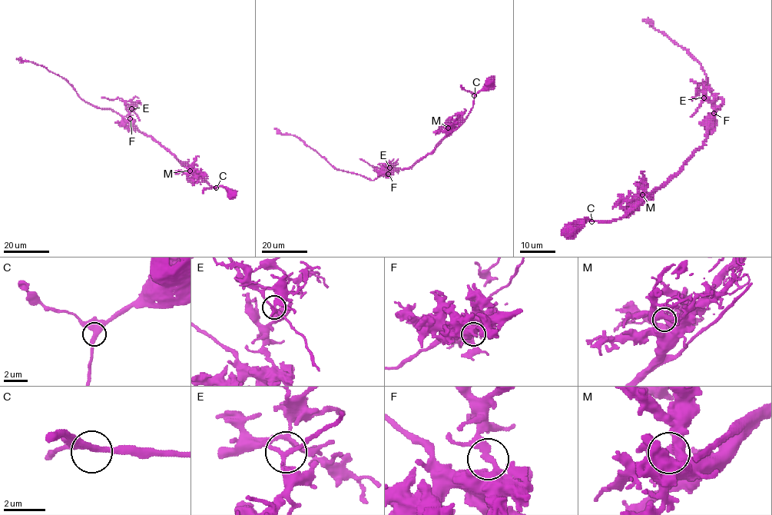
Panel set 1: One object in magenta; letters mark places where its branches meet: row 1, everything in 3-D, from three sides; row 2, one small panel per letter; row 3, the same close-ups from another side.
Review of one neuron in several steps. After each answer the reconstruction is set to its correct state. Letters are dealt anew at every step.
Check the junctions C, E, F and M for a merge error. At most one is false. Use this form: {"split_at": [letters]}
{"split_at": ["F"]}

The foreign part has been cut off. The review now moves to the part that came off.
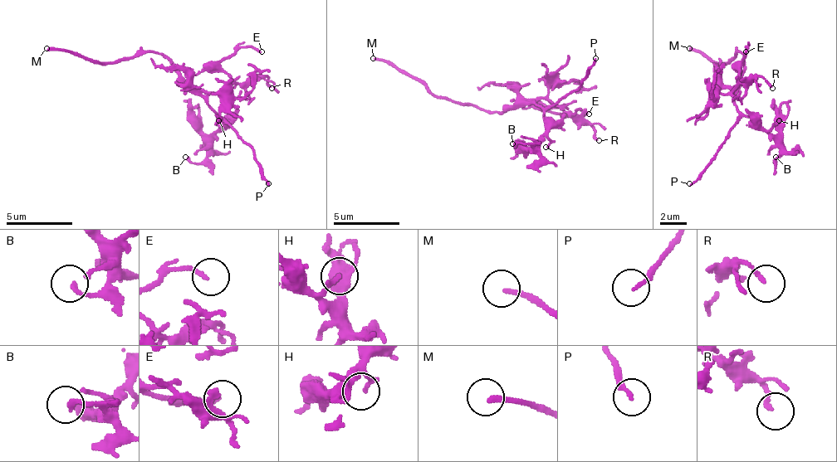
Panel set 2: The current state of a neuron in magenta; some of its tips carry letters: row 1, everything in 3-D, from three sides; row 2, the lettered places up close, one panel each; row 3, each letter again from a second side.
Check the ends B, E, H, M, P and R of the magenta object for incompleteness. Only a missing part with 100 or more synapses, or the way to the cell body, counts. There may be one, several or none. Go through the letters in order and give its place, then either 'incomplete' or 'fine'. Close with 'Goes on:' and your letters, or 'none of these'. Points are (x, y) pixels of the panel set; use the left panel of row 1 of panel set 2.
B: place (185, 157); fine
E: place (261, 51); fine
H: place (218, 120); fine
M: place (46, 48); incomplete
P: place (268, 183); fine
R: place (271, 88); fine
Goes on: M

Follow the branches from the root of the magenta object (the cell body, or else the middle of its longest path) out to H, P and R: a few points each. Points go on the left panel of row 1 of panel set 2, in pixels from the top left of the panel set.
H: (175, 71), (215, 111), (218, 127), (222, 127), (218, 120)
P: (175, 71), (252, 150), (258, 170), (268, 183)
R: (175, 71), (205, 91), (218, 91), (228, 85), (252, 85), (261, 78), (265, 78), (271, 88)

